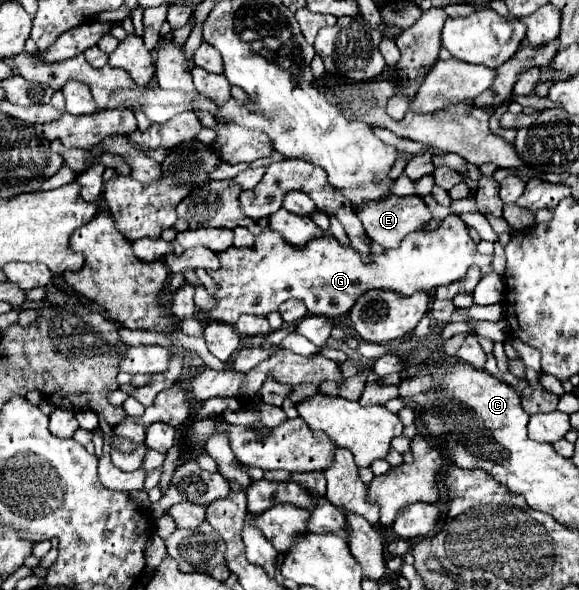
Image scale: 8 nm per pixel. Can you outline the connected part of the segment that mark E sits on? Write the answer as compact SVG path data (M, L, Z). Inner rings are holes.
M395 194L385 196L383 200L365 202L359 208L355 208L355 214L363 222L363 228L365 228L367 236L371 240L375 240L377 244L381 244L383 248L395 248L395 246L399 246L399 242L403 240L403 236L407 236L409 232L413 232L415 228L419 228L423 222L431 220L429 210L427 210L425 202L419 200L419 196L395 196Z

